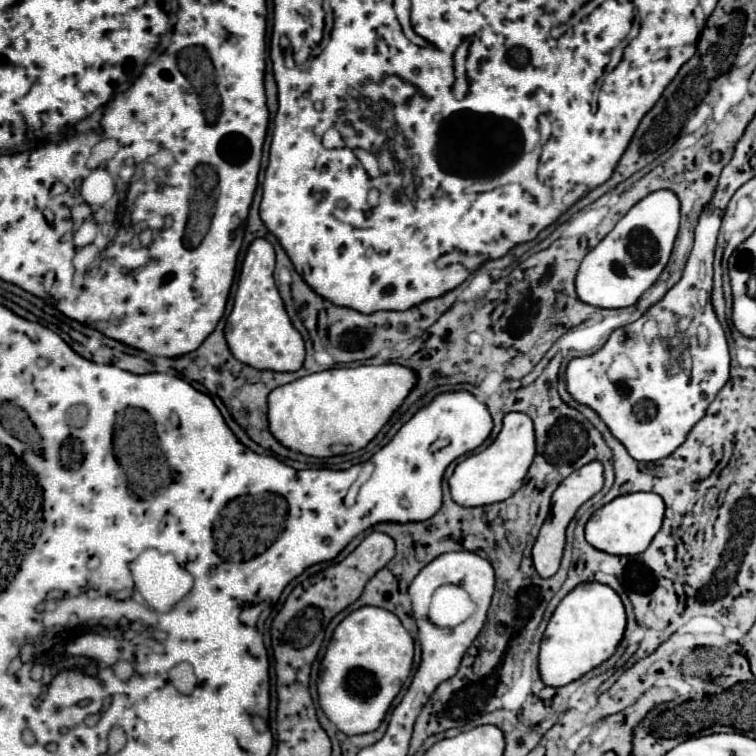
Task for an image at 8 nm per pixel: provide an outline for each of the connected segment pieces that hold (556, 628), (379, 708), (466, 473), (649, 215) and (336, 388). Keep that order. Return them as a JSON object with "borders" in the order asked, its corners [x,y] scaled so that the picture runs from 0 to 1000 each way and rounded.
{"borders":[[[[798,771],[766,774],[758,779],[734,806],[729,821],[724,824],[716,861],[713,861],[713,890],[721,906],[745,909],[798,874],[803,874],[827,835],[827,806],[819,787]]],[[[478,803],[462,811],[440,835],[419,901],[422,934],[456,972],[491,970],[507,954],[517,927],[544,890],[546,845],[512,806]]],[[[671,546],[665,554],[665,567],[657,581],[636,599],[623,602],[610,610],[597,634],[597,655],[604,668],[634,671],[647,665],[660,665],[673,660],[692,639],[700,615],[708,604],[708,570],[705,557],[694,546]]],[[[877,250],[848,263],[824,290],[819,290],[813,303],[774,337],[761,366],[766,396],[795,409],[821,409],[840,403],[880,356],[896,303],[898,263],[893,255]]],[[[478,483],[478,485],[443,485],[422,493],[403,496],[380,509],[364,512],[356,520],[356,570],[358,575],[385,597],[396,597],[409,604],[440,604],[480,594],[515,557],[520,544],[533,533],[552,504],[552,496],[533,483]]]]}

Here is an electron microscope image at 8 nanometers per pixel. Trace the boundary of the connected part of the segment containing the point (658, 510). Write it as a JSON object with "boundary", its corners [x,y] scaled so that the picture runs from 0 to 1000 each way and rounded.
{"boundary":[[[832,652],[832,655],[811,660],[808,665],[798,668],[782,681],[774,697],[774,710],[792,729],[800,729],[808,734],[845,734],[858,724],[858,718],[874,700],[877,679],[880,679],[880,665],[872,655]]]}

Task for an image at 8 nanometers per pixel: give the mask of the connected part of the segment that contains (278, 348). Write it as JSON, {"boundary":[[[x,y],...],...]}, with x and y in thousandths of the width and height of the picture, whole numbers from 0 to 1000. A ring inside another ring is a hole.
{"boundary":[[[337,316],[319,353],[311,403],[298,427],[298,448],[306,467],[337,488],[358,491],[393,491],[403,475],[403,454],[398,440],[385,430],[385,422],[377,411],[374,396],[364,380],[361,369],[364,356],[364,332],[353,316]]]}

